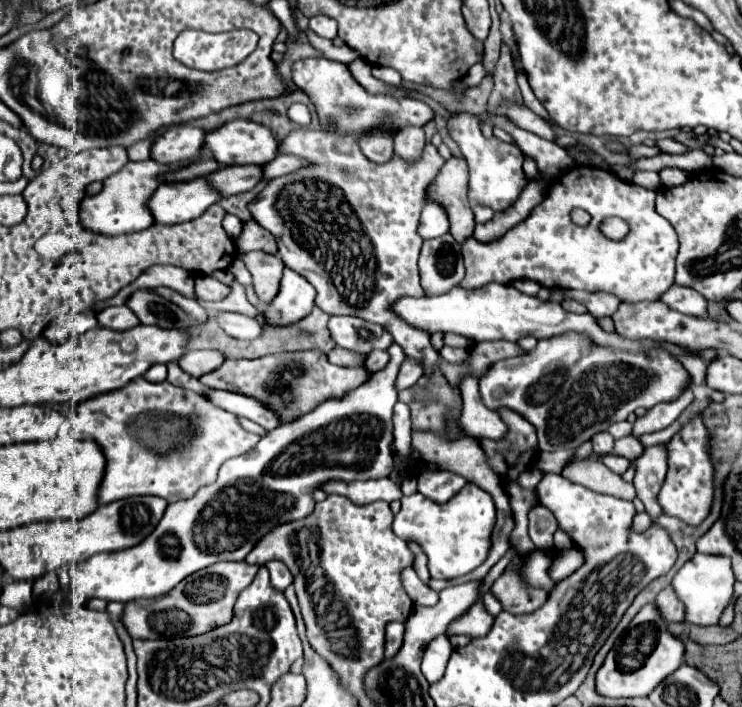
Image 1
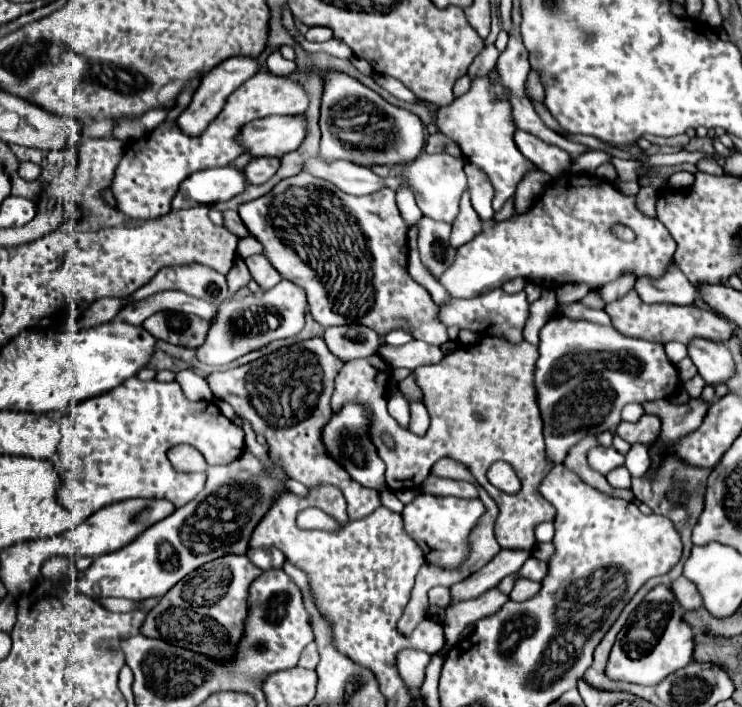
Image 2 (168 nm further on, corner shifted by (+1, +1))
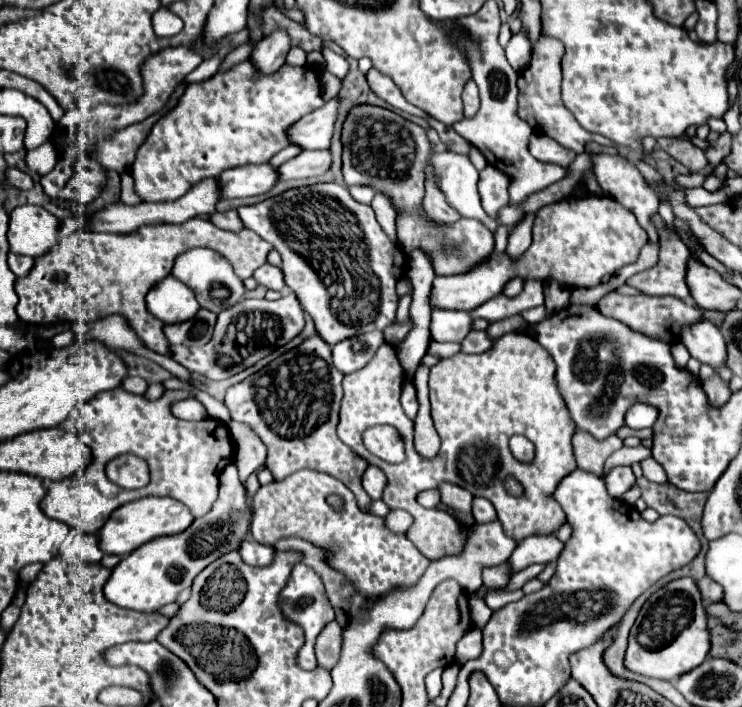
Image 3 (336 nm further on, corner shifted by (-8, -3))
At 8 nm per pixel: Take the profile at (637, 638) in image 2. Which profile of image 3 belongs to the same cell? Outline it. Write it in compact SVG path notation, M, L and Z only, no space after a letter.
M678 578L654 592L642 606L630 632L624 666L630 672L672 682L684 672L700 666L710 650L706 612L698 586L692 578Z

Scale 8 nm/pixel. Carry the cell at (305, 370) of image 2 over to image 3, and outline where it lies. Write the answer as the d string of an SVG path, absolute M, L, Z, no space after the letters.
M320 336L306 338L300 346L284 352L260 372L228 388L224 404L232 420L250 424L268 448L266 468L276 480L310 468L344 482L356 496L360 510L368 512L370 500L360 478L368 462L352 452L338 436L338 408L342 400L342 372L332 364L330 346Z

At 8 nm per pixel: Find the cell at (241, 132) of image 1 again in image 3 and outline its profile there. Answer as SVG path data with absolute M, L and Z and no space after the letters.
M332 98L322 108L300 118L288 128L288 142L302 150L326 150L330 146L332 128L336 120L336 100Z

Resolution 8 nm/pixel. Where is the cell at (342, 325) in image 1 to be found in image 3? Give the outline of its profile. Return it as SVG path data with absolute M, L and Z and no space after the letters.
M380 330L346 338L332 348L334 364L340 372L352 374L352 372L364 368L372 360L372 356L380 348L380 344L384 344L384 342L386 340Z

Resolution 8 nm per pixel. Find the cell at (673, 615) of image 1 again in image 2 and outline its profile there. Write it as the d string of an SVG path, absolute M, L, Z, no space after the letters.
M679 578L679 580L675 580L673 584L671 584L671 590L675 592L675 596L677 596L677 600L683 604L683 608L685 610L697 610L697 608L701 608L703 606L703 598L701 598L701 594L697 592L697 588L695 588L695 584L693 582L689 582L687 578Z

